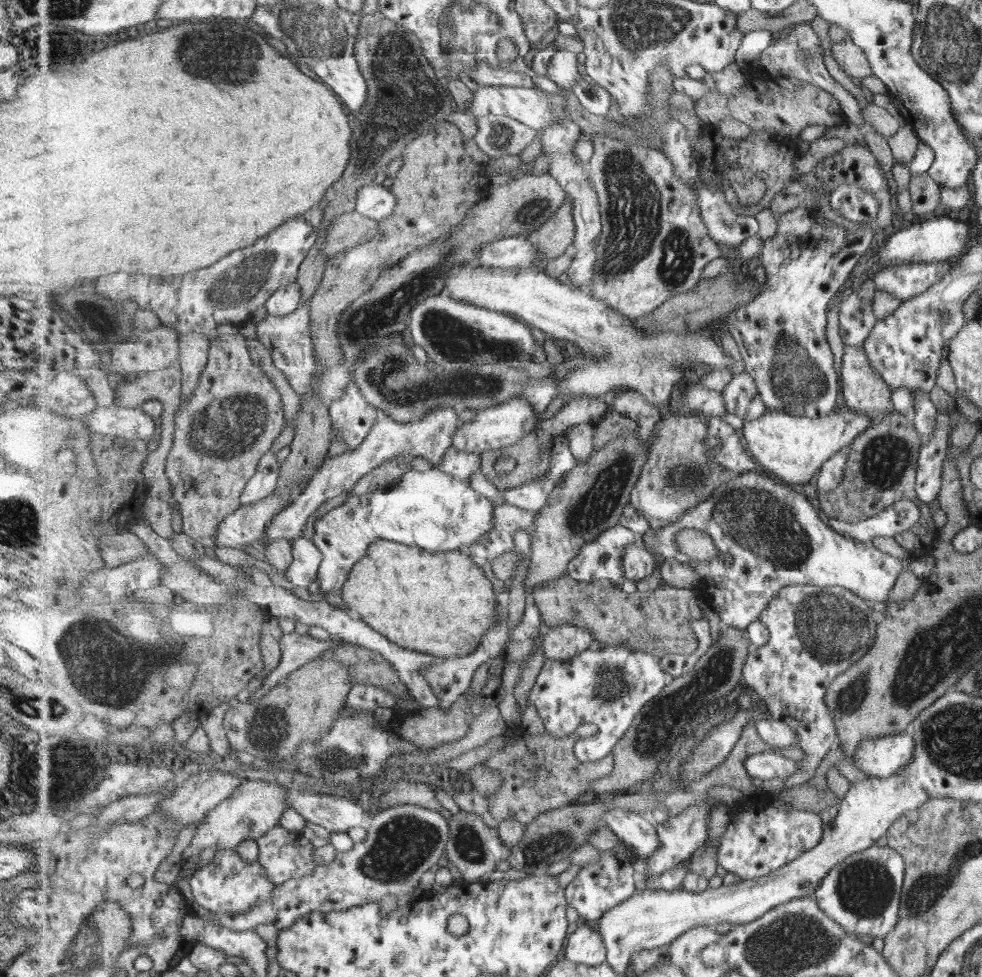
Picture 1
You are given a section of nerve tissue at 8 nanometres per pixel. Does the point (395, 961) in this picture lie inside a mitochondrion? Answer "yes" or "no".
yes

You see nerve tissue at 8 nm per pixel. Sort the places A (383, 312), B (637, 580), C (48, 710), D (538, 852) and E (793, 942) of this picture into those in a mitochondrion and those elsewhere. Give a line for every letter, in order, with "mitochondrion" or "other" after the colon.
A: mitochondrion
B: other
C: mitochondrion
D: mitochondrion
E: mitochondrion

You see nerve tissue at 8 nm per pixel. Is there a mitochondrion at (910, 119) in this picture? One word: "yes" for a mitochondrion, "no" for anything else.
no

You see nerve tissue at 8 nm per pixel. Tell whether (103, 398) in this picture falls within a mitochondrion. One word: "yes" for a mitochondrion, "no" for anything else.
no

